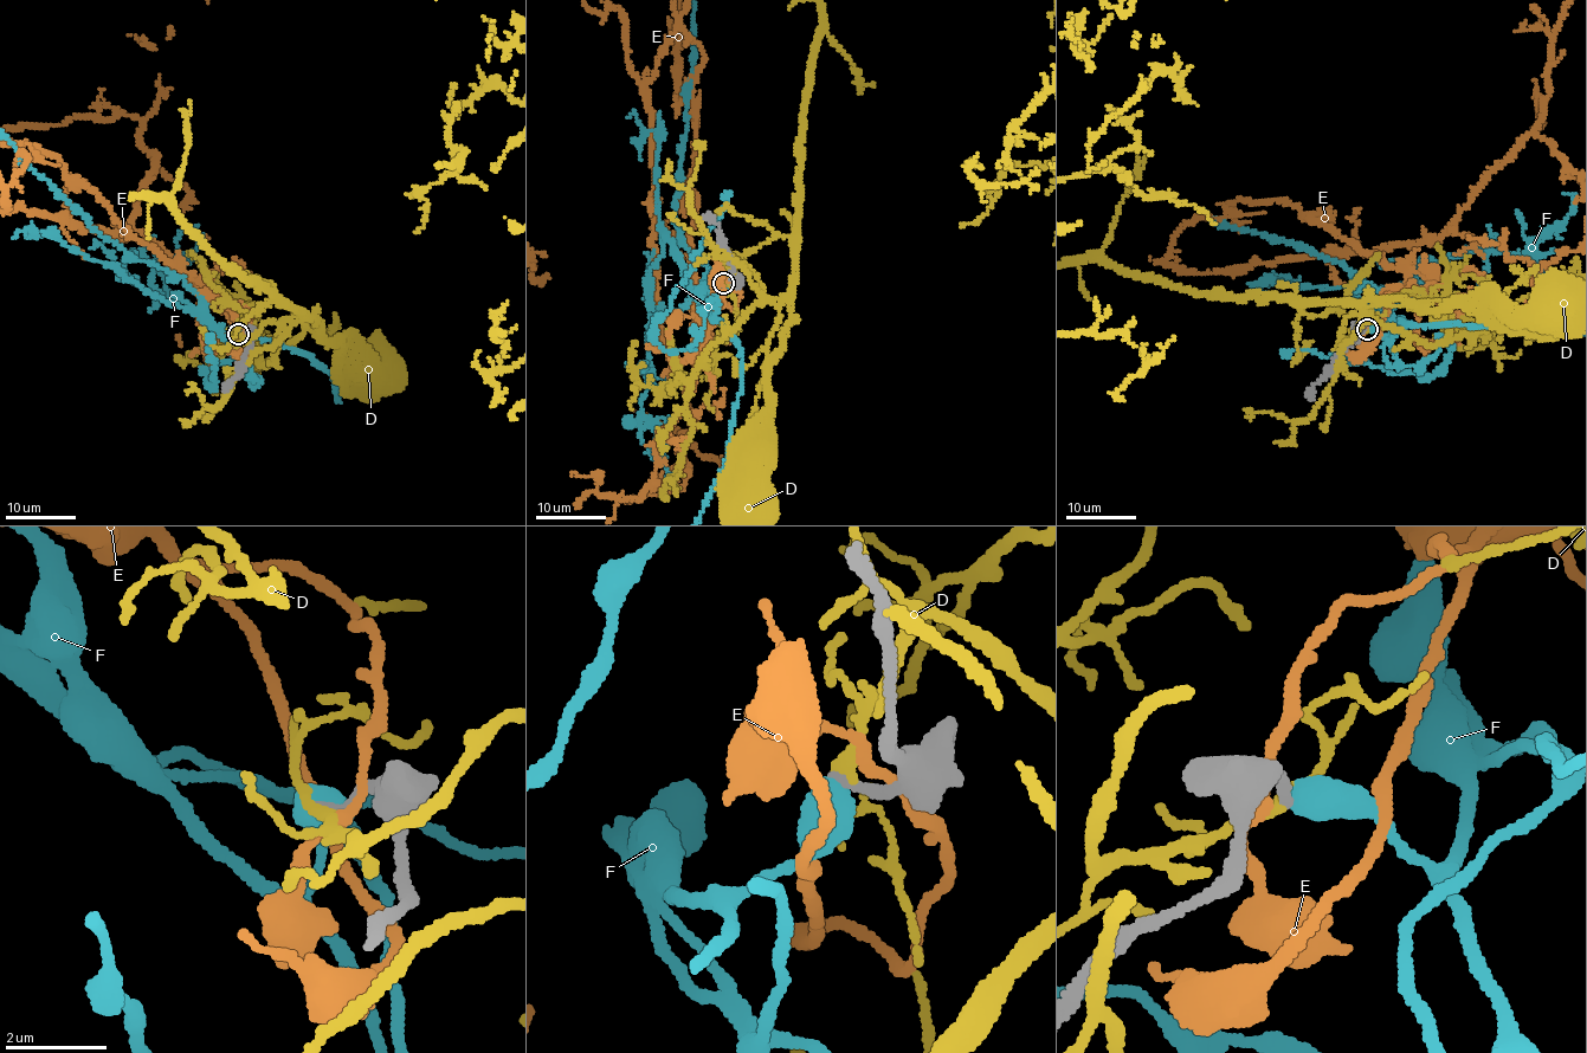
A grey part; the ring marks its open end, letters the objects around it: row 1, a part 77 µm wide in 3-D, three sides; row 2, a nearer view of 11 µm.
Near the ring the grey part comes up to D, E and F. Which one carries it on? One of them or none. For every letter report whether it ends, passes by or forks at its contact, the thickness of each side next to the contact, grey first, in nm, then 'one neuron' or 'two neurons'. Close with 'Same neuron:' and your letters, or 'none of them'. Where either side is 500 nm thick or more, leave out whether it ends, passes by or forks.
D: it passes by | 240/200 nm | two neurons
E: it passes by | 480/180 nm | two neurons
F: 200/700 nm | two neurons
Same neuron: none of them

